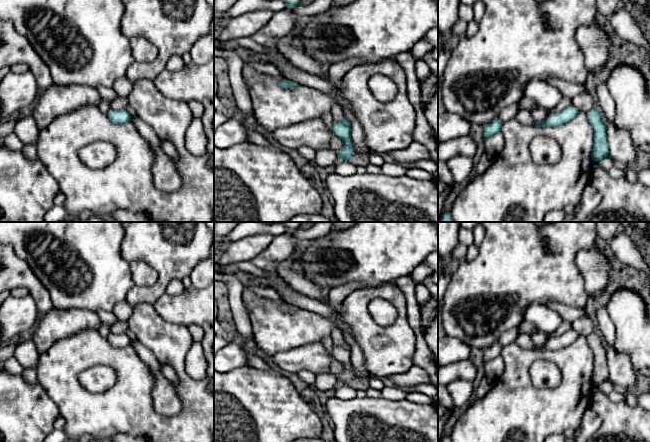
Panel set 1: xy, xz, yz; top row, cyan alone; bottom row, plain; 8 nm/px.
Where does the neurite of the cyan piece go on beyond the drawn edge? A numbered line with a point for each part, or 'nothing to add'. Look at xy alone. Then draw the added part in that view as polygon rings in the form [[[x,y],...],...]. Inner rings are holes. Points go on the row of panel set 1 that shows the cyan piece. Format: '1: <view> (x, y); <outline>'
nothing to add

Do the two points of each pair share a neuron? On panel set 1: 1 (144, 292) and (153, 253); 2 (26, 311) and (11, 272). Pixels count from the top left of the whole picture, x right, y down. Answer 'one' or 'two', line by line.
1: one
2: two

